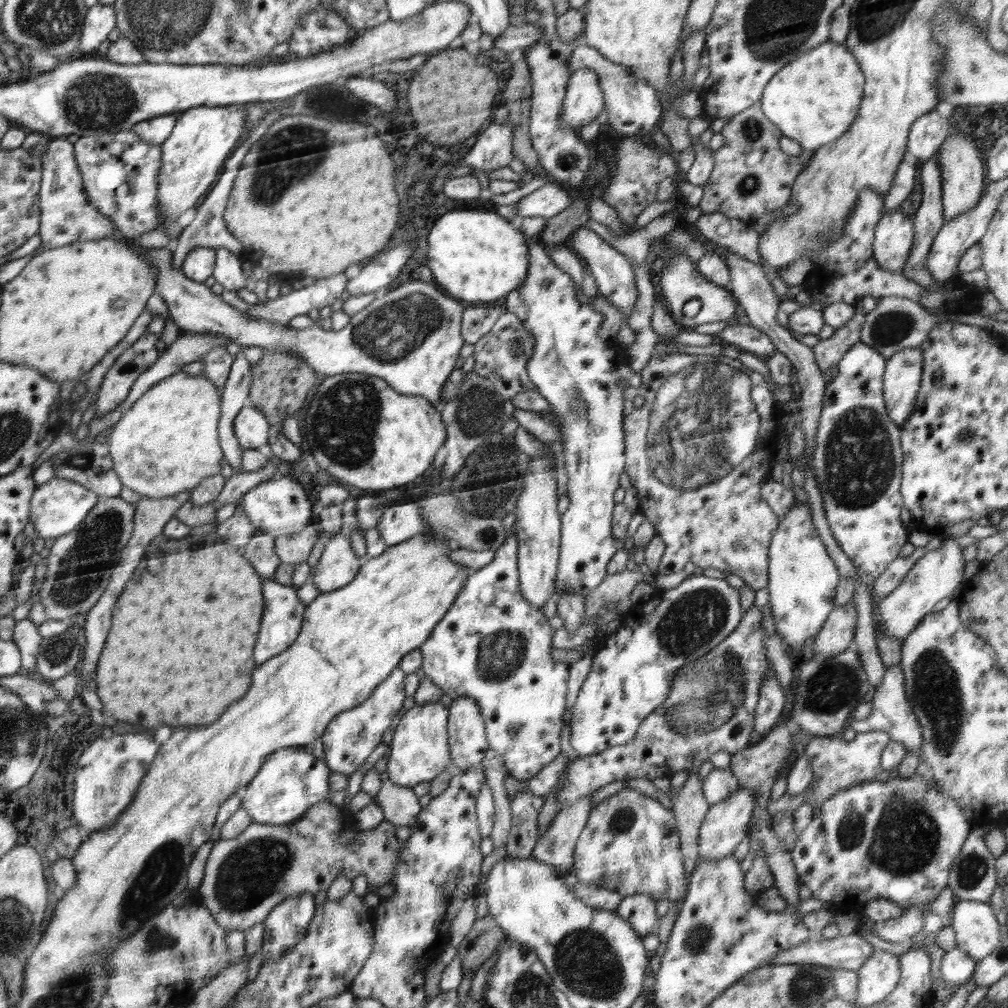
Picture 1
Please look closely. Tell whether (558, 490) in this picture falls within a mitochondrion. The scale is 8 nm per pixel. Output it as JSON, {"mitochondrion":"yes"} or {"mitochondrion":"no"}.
{"mitochondrion":"no"}

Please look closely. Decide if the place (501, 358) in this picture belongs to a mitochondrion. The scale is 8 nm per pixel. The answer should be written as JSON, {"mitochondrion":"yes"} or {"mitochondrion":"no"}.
{"mitochondrion":"yes"}

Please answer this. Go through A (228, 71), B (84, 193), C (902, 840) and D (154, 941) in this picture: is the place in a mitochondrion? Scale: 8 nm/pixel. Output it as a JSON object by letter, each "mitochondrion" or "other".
{"A":"other","B":"other","C":"mitochondrion","D":"mitochondrion"}

